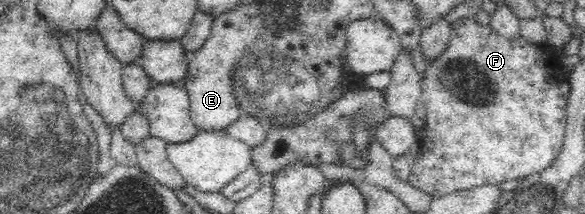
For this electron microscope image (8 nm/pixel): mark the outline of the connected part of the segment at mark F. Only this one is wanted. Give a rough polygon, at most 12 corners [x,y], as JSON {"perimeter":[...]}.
{"perimeter":[[453,23],[407,179],[443,198],[543,171],[551,49]]}

